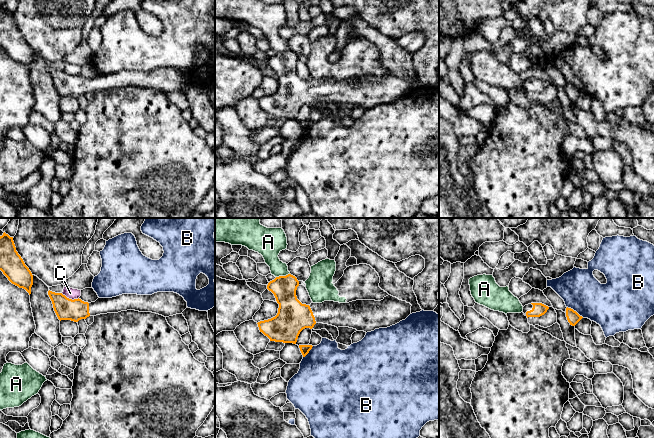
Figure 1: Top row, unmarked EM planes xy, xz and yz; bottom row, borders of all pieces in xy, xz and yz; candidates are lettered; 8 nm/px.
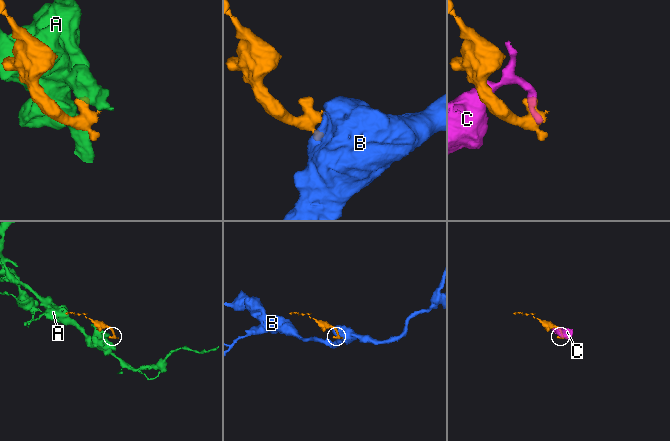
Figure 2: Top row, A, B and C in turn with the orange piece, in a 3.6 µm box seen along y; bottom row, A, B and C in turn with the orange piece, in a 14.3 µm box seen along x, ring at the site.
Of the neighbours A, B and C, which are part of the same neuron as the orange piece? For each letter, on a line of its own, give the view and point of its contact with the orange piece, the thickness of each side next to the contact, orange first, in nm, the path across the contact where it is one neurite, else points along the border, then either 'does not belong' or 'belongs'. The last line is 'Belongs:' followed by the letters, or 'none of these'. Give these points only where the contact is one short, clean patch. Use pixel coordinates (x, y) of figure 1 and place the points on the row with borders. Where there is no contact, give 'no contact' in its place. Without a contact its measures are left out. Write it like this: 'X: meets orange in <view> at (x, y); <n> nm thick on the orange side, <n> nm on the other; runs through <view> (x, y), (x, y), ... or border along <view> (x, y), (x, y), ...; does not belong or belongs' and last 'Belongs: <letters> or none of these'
A: meets orange in xz at (282, 276); 190 nm thick on the orange side, 170 nm on the other; does not belong
B: meets orange in yz at (575, 311); 100 nm thick on the orange side, 320 nm on the other; border along yz (567, 306), (583, 317); does not belong
C: meets orange in xy at (70, 299); 180 nm thick on the orange side, 90 nm on the other; does not belong
Belongs: none of these

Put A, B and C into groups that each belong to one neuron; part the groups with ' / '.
A / B / C

